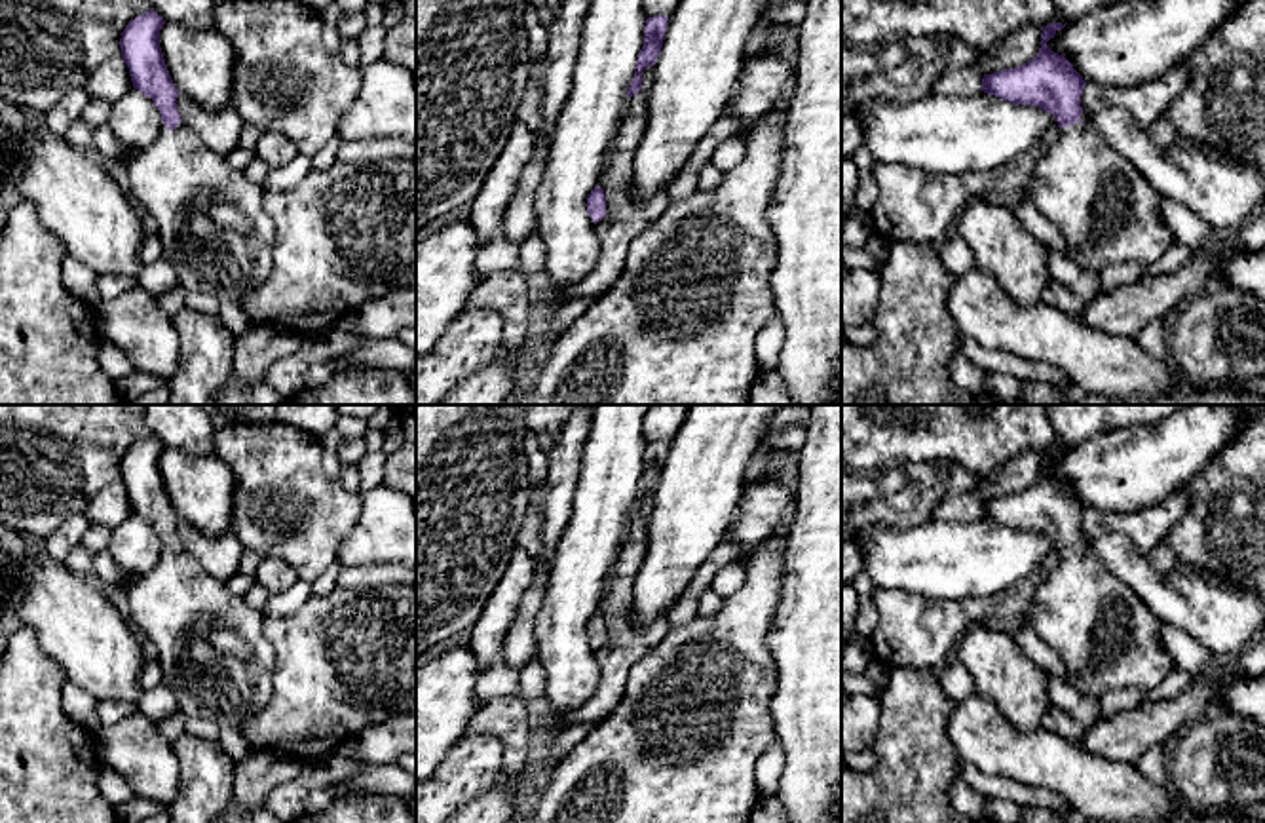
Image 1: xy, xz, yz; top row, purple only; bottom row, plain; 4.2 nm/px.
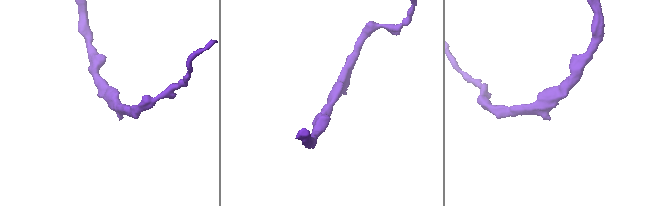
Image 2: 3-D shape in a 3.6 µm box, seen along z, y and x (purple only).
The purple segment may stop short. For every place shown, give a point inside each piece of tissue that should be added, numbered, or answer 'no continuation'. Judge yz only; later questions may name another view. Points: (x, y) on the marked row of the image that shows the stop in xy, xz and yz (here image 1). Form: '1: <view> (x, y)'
1: yz (1108, 213)

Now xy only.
1: xy (217, 234)

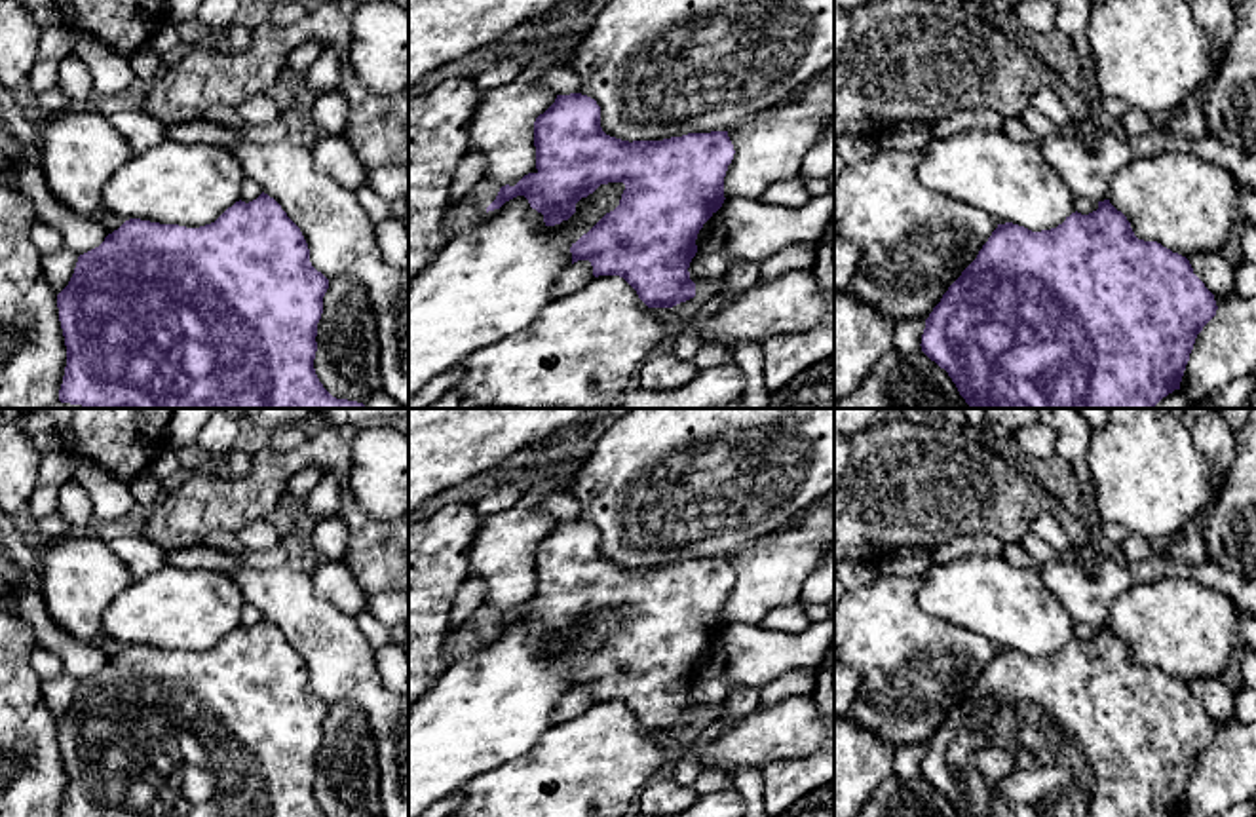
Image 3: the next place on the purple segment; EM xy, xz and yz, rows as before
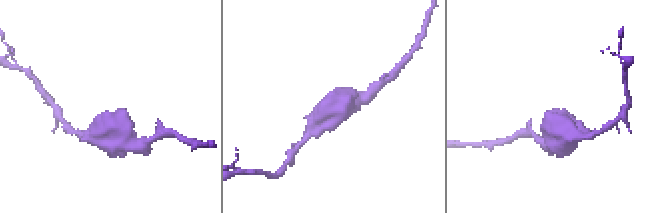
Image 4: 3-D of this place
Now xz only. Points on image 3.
no continuation

